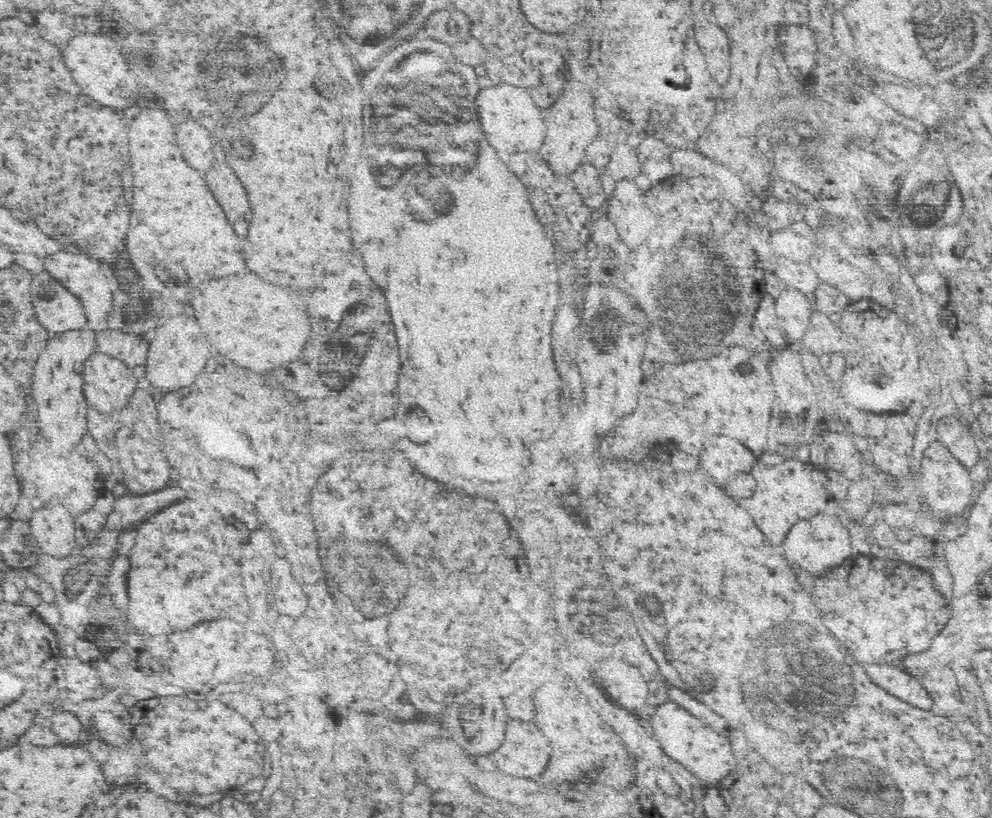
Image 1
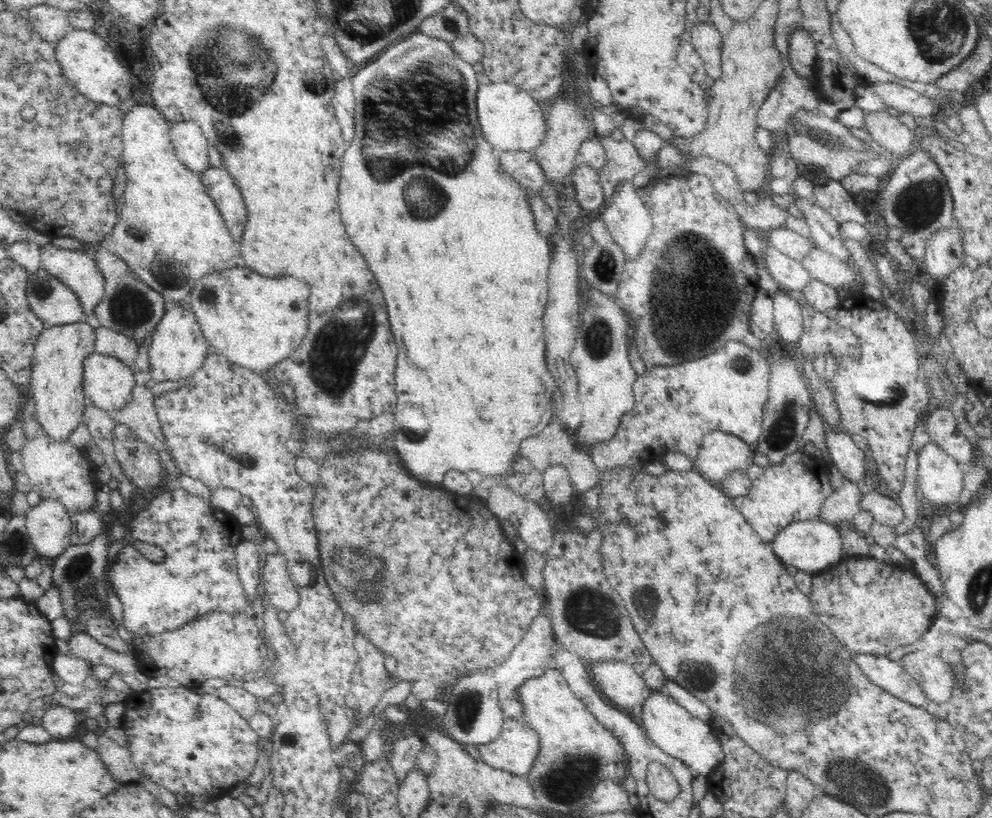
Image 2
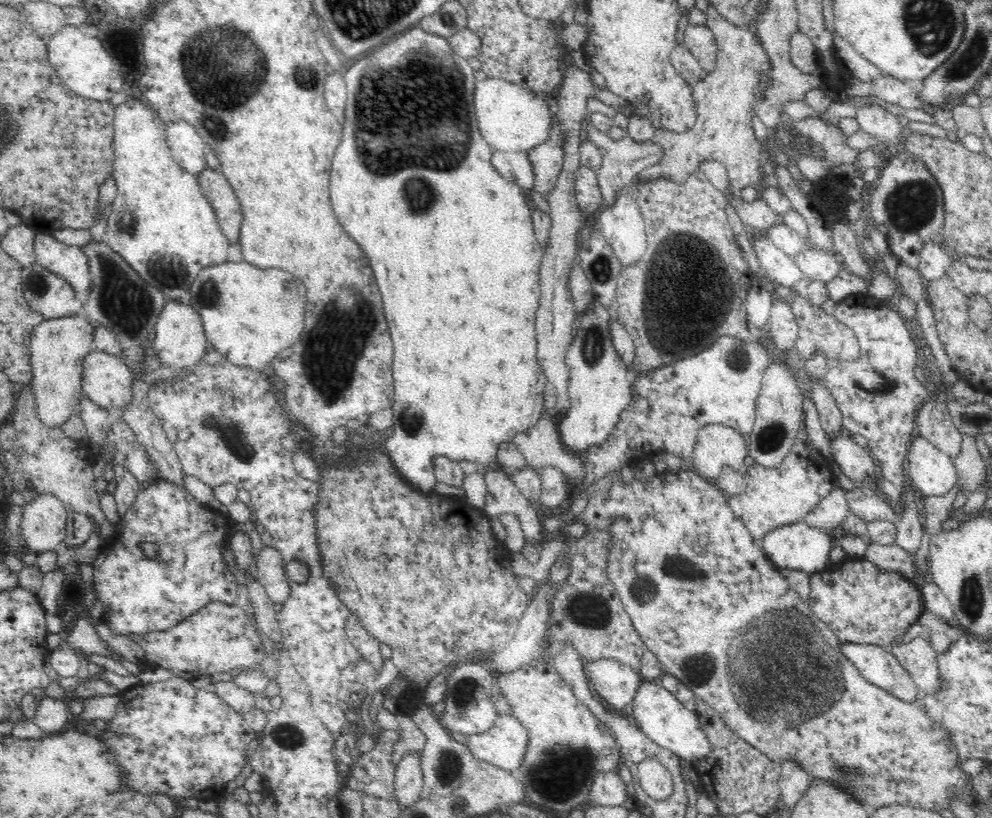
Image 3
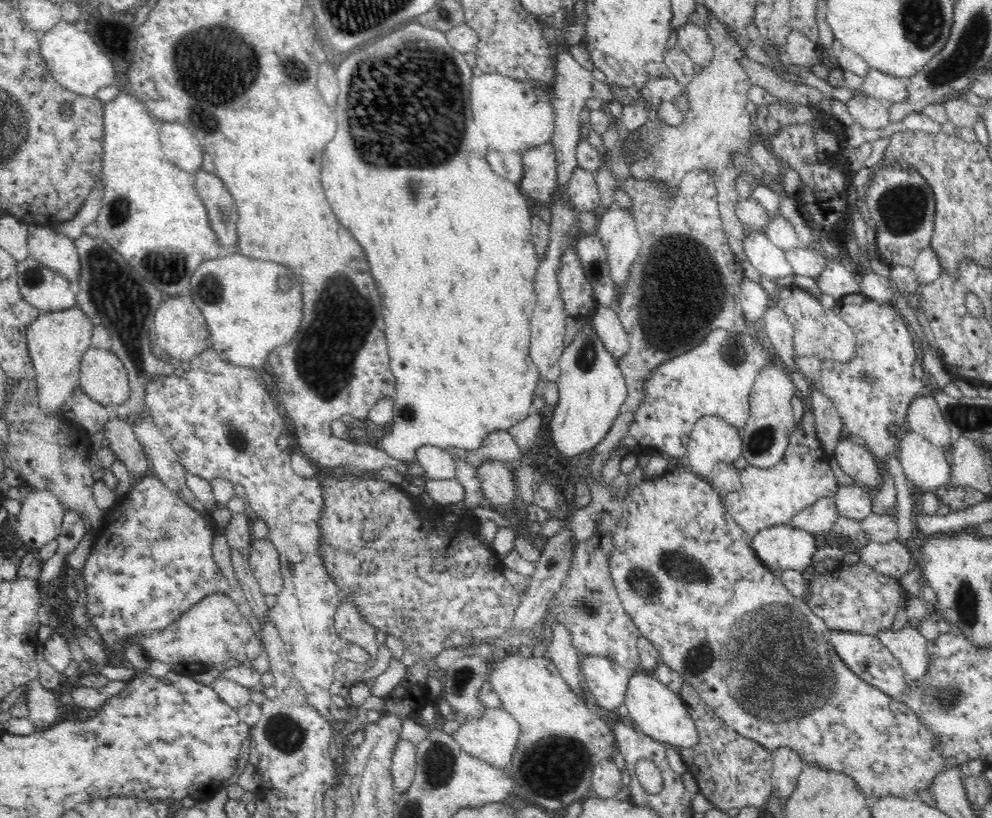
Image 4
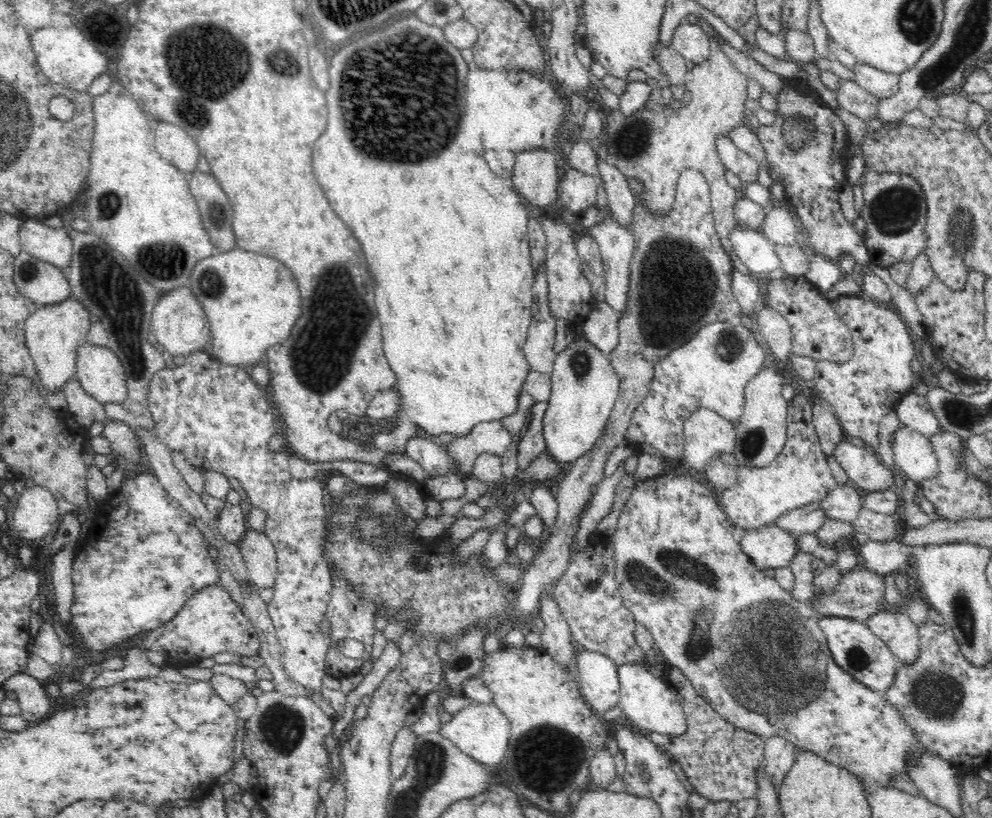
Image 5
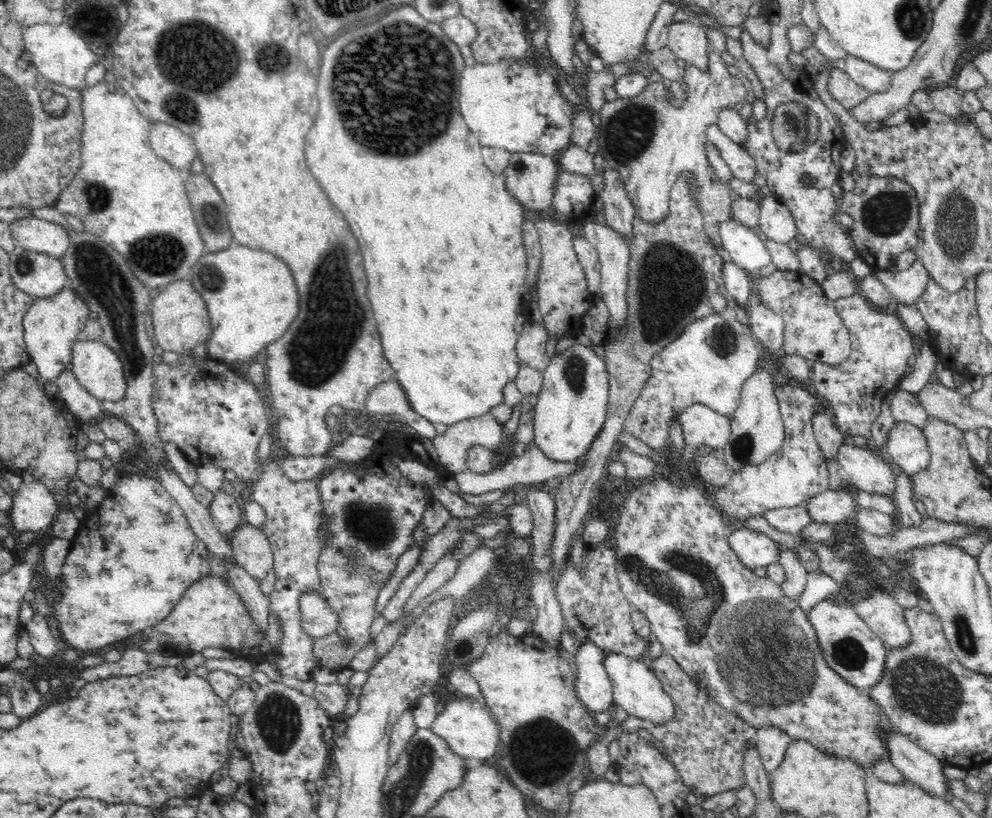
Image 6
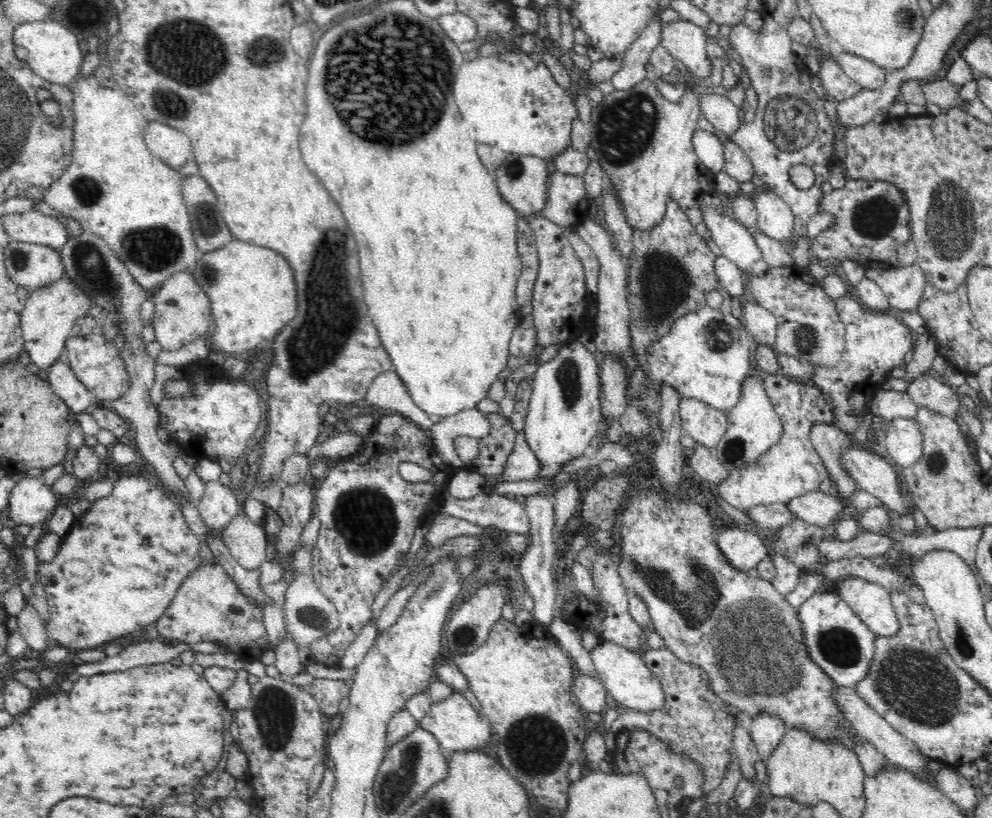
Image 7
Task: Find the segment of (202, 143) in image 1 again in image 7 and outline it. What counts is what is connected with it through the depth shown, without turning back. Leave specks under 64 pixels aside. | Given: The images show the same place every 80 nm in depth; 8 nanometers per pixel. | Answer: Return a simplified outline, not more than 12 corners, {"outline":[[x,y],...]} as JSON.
{"outline":[[148,122],[144,142],[173,169],[194,159],[189,135]]}

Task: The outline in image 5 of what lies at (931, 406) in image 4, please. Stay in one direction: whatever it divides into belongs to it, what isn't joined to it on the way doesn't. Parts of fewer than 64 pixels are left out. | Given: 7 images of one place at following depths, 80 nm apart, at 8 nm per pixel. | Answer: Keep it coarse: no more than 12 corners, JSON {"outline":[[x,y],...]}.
{"outline":[[906,394],[894,411],[901,426],[930,439],[942,427],[924,396]]}

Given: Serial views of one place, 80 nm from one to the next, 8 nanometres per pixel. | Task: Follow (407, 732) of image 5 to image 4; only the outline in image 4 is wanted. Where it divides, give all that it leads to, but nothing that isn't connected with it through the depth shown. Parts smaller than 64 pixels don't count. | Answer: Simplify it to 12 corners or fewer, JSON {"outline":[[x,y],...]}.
{"outline":[[402,736],[391,758],[397,795],[416,776],[417,745]]}

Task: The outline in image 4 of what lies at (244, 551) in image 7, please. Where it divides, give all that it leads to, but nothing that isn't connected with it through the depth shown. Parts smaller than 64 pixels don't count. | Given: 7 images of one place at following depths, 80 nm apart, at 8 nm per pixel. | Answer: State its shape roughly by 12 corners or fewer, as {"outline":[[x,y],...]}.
{"outline":[[252,536],[246,555],[263,593],[282,593],[279,552]]}

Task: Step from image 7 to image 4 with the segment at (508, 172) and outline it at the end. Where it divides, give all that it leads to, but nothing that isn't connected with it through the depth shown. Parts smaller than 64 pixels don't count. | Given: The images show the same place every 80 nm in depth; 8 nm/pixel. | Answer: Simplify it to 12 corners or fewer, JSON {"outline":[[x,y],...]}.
{"outline":[[552,142],[521,152],[519,188],[542,203],[557,187]]}

